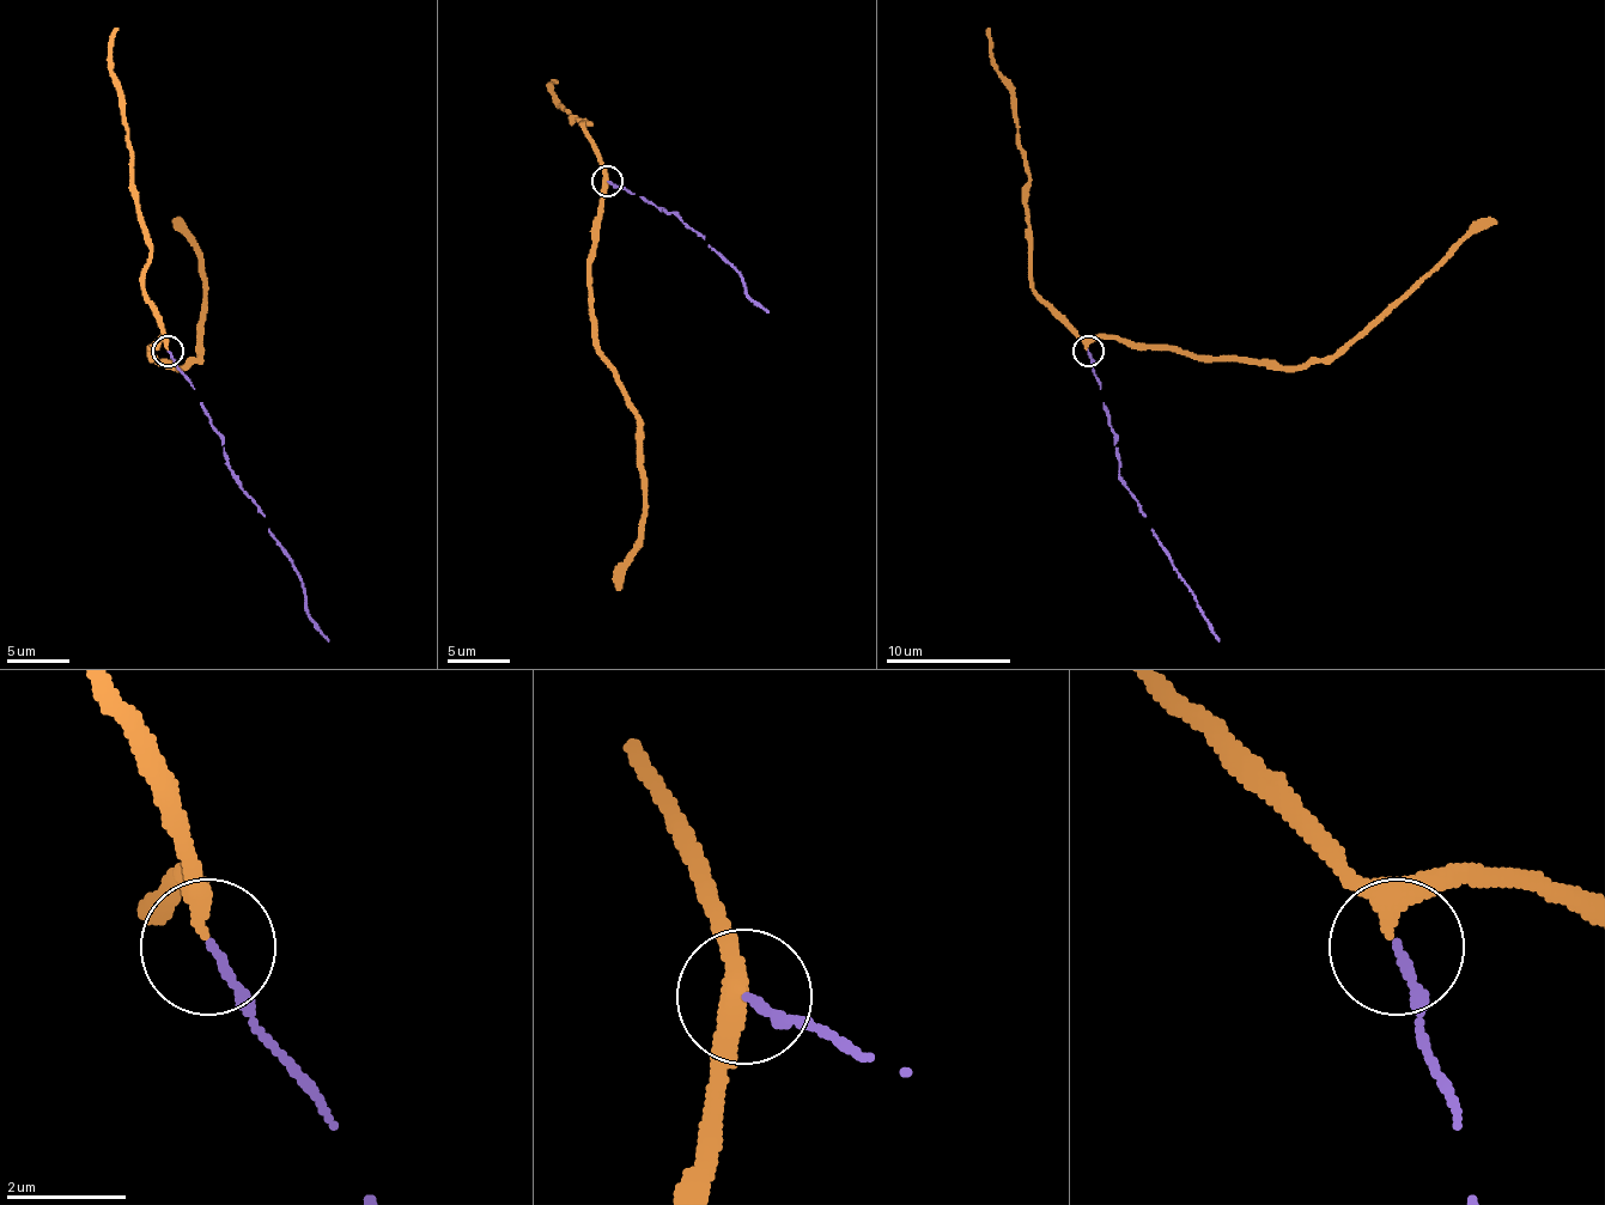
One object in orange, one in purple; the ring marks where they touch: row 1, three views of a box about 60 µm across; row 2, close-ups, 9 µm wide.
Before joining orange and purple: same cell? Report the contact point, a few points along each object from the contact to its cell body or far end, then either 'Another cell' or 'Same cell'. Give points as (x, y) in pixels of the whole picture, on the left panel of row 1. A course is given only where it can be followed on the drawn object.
Place: (168, 351). Course of orange: (166, 348), (164, 339), (151, 348), (154, 358), (180, 367), (198, 354), (204, 259), (176, 220). Course of purple: (166, 352), (219, 436), (232, 476), (298, 573), (306, 610), (329, 641). Same cell

